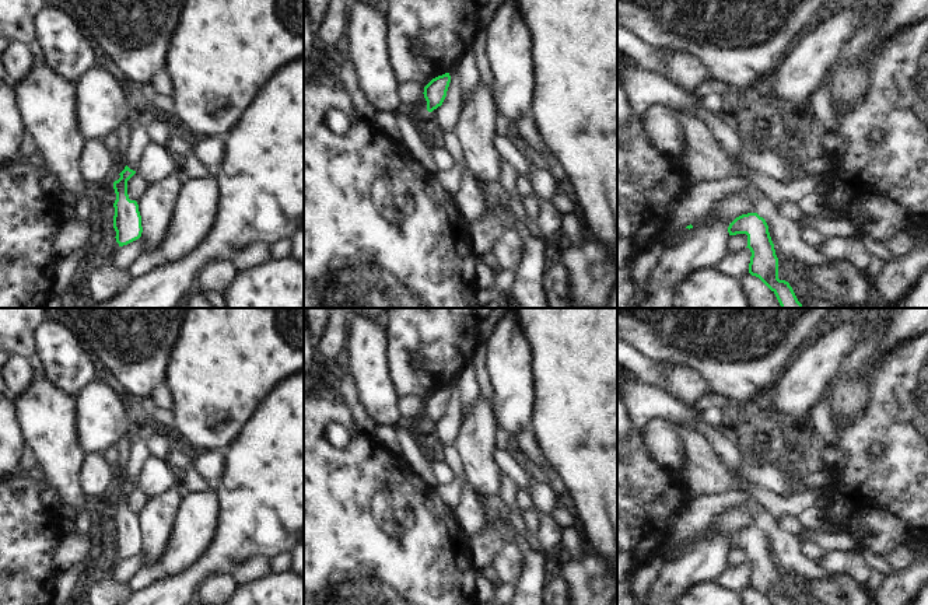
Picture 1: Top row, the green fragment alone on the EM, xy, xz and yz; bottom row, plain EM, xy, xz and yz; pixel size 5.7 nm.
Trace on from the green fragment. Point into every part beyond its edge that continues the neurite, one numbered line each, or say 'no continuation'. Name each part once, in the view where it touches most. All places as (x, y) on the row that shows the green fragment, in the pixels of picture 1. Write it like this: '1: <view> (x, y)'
no continuation

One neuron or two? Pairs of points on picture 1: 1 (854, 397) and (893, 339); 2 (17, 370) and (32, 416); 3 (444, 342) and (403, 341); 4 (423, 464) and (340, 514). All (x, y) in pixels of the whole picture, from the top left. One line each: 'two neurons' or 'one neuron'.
1: one neuron
2: two neurons
3: one neuron
4: two neurons

